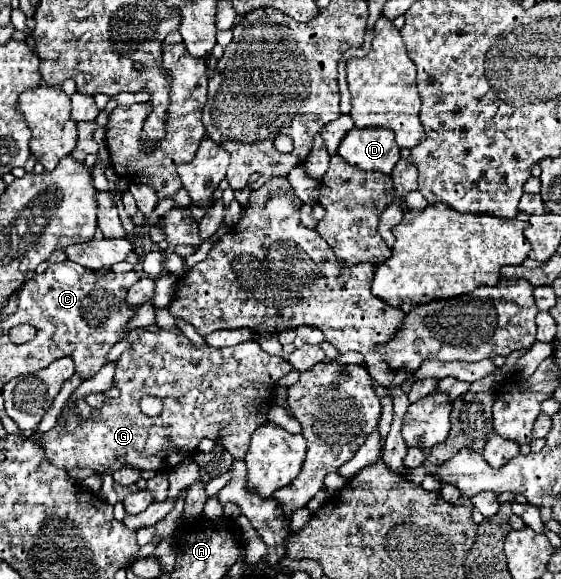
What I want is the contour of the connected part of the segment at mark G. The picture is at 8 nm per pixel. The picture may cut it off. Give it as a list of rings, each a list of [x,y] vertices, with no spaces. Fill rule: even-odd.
[[[179,329],[167,331],[145,331],[139,335],[127,351],[115,361],[115,377],[113,385],[121,391],[119,397],[105,399],[101,409],[93,409],[89,419],[79,417],[79,409],[73,403],[65,403],[63,413],[57,421],[57,425],[41,433],[39,445],[45,451],[45,457],[49,457],[49,463],[59,465],[59,469],[71,469],[71,467],[87,467],[95,473],[115,473],[117,469],[131,467],[139,471],[167,471],[167,467],[175,467],[183,461],[187,461],[197,451],[197,443],[207,437],[213,439],[217,445],[225,447],[235,459],[243,459],[249,447],[251,433],[267,423],[267,411],[273,405],[273,389],[277,387],[277,381],[285,377],[291,371],[291,363],[287,363],[281,357],[267,355],[257,341],[245,341],[233,347],[215,349],[209,345],[195,345],[191,343]],[[145,395],[155,395],[163,401],[163,413],[159,417],[147,417],[139,409],[139,401]],[[73,411],[79,425],[71,433],[65,429],[65,417]]]

